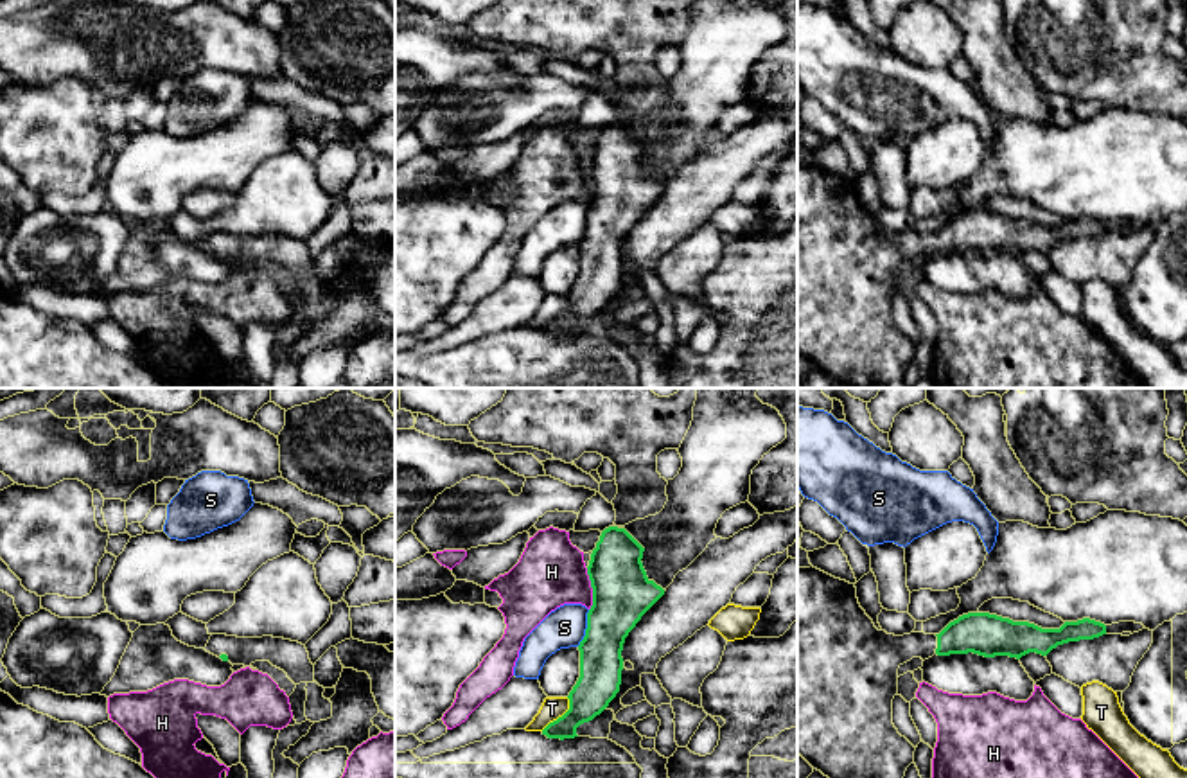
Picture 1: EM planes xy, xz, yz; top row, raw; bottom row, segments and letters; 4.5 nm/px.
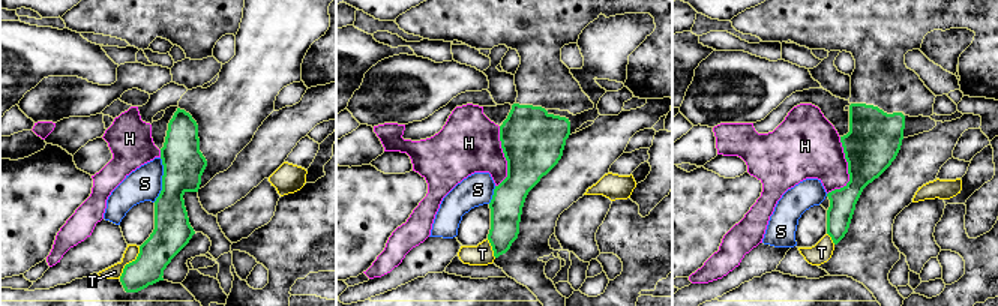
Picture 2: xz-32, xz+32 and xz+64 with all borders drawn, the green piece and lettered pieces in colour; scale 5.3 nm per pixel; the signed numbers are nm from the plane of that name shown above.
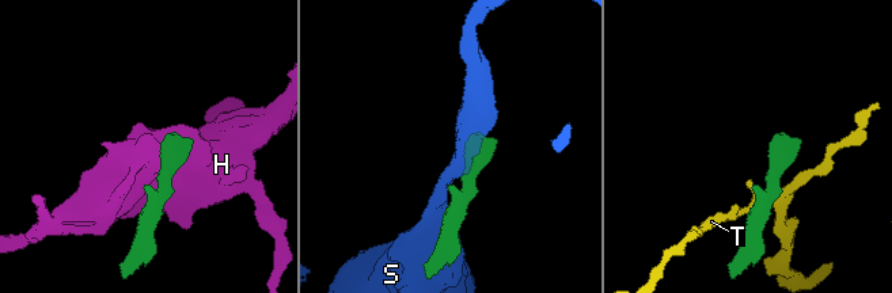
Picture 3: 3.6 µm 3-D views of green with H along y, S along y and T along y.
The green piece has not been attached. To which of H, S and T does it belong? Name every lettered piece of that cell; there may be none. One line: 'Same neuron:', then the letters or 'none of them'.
Same neuron: none of them

